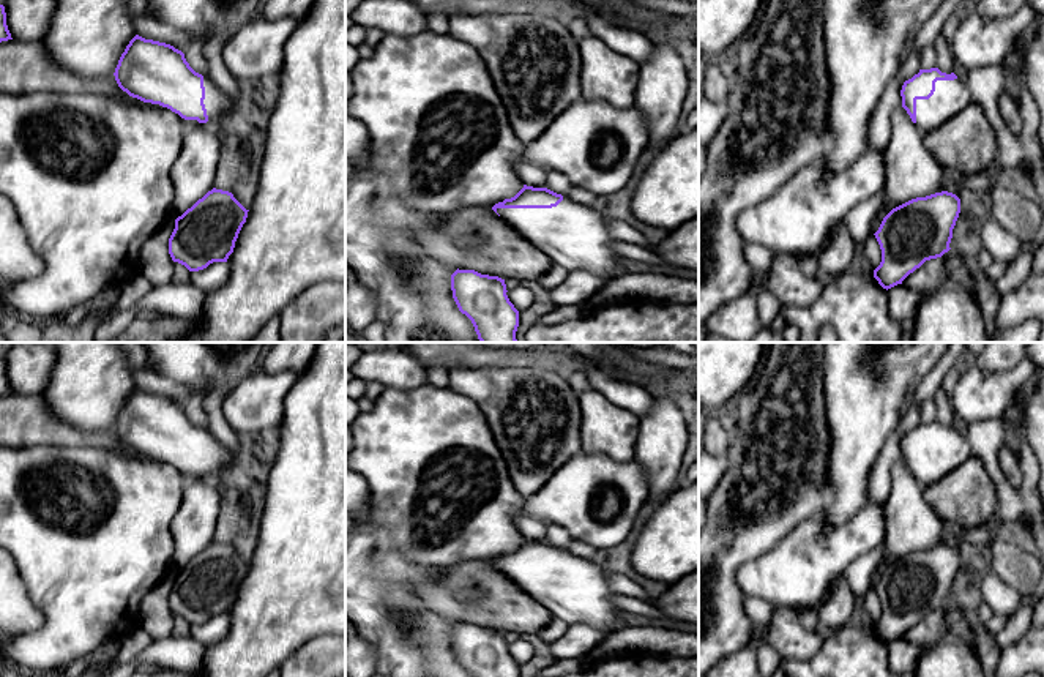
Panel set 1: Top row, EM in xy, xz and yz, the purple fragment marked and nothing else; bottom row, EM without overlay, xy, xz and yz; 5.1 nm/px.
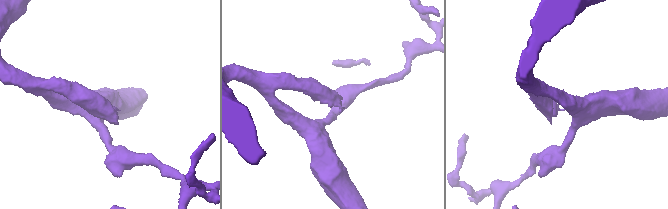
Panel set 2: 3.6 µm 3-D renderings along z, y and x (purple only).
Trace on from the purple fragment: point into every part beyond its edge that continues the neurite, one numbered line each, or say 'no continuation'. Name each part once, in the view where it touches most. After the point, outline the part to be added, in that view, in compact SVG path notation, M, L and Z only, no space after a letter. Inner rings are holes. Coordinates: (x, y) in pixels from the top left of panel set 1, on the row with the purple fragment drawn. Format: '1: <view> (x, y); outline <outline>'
1: xy (218, 104); outline M203 76L203 87L203 104L207 109L208 122L199 123L197 120L185 120L178 114L177 115L180 117L183 125L205 125L211 129L216 129L219 123L235 110L237 103L229 95L226 95L210 76Z

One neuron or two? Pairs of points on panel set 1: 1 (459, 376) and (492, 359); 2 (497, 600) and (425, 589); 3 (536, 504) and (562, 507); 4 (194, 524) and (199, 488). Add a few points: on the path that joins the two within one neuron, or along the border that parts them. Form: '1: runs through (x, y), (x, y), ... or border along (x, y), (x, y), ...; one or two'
1: border along (514, 366), (453, 366), (450, 370); two
2: runs through (480, 594), (442, 594); one
3: runs through (543, 504), (555, 504); one
4: runs through (197, 515), (199, 497); one

